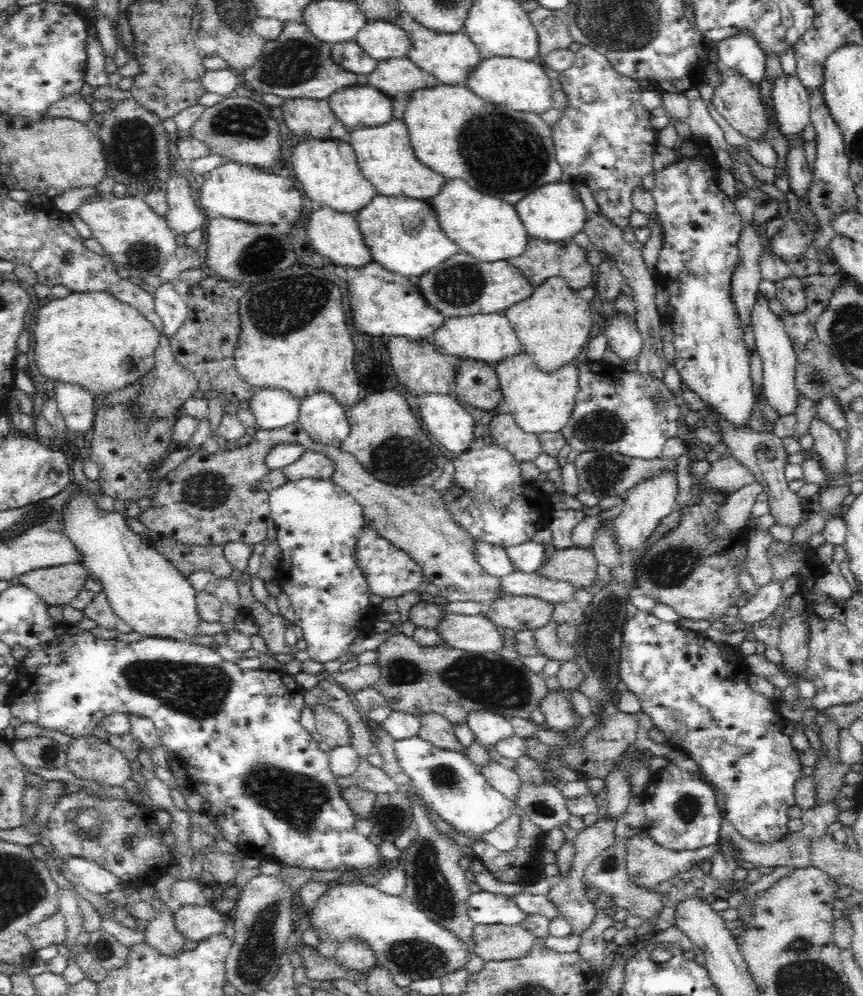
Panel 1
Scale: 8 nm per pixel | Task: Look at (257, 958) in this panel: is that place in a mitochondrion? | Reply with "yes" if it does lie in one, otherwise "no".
yes

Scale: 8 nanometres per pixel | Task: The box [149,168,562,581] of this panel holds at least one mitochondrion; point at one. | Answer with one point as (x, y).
(284, 311)

